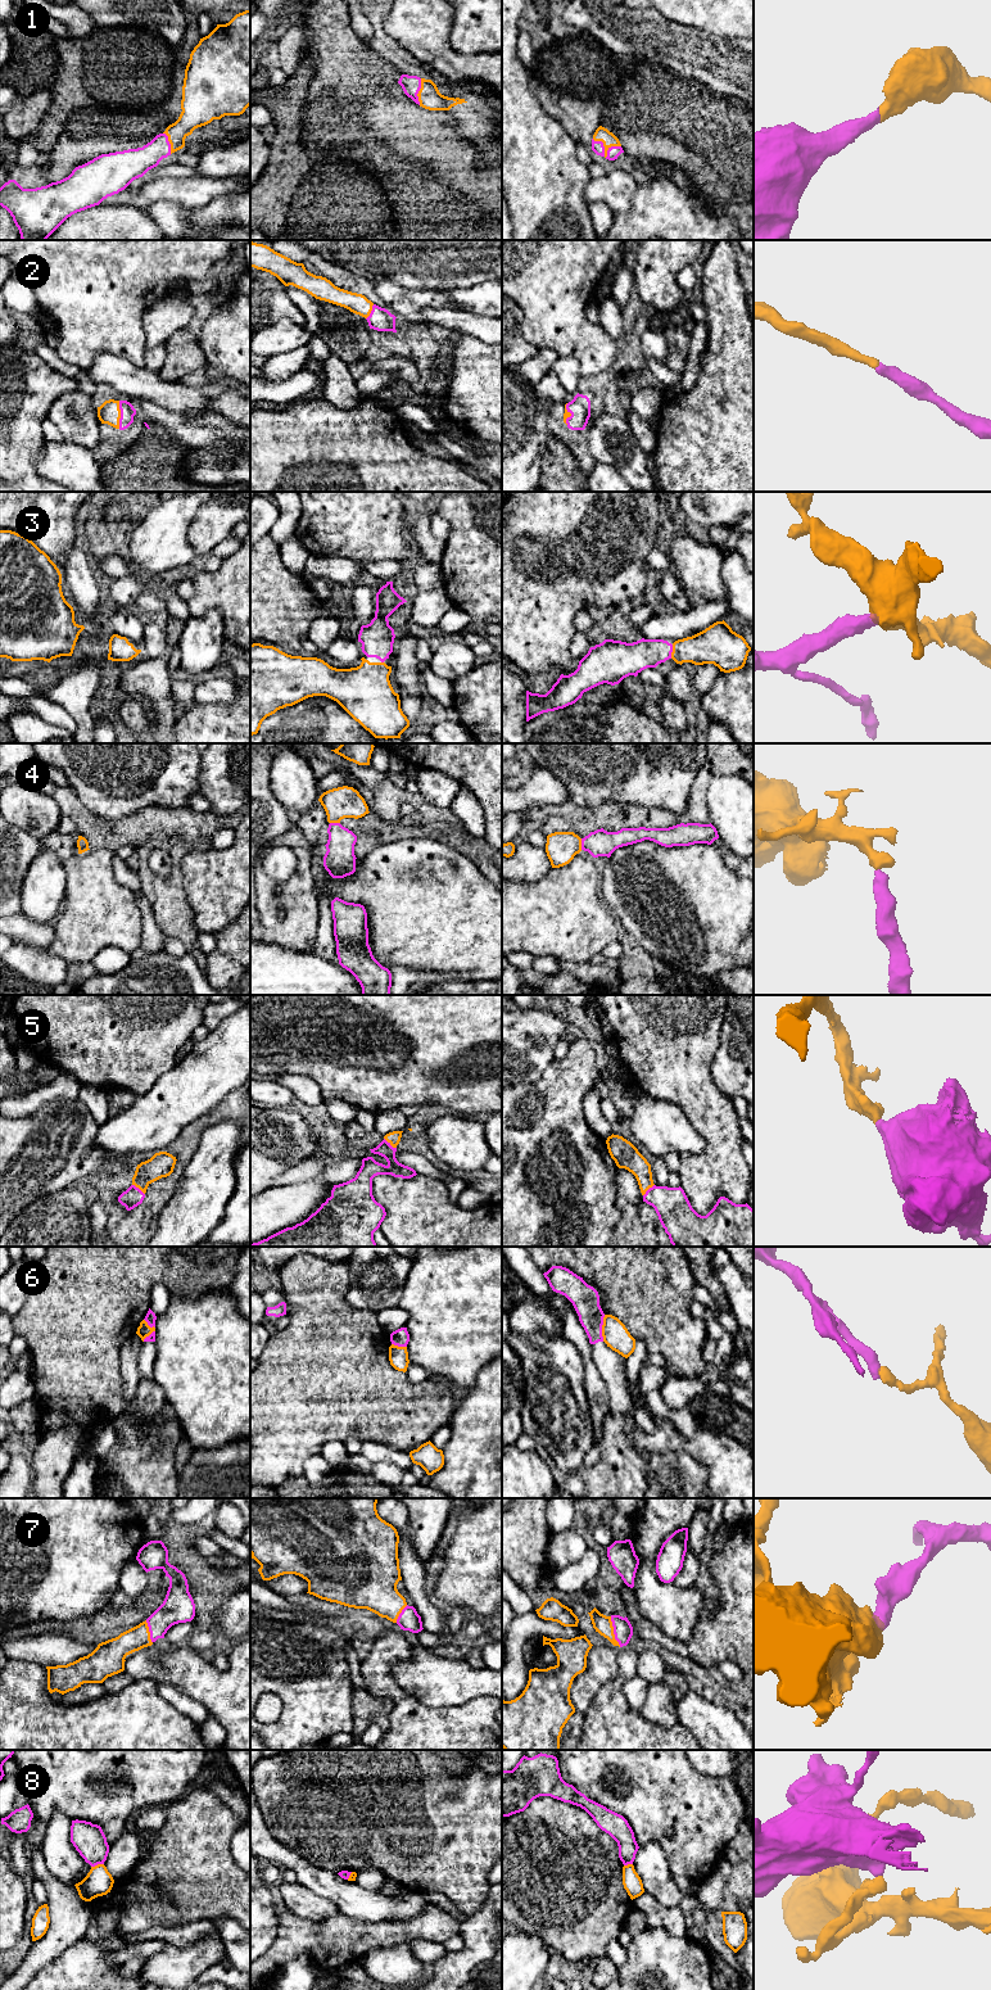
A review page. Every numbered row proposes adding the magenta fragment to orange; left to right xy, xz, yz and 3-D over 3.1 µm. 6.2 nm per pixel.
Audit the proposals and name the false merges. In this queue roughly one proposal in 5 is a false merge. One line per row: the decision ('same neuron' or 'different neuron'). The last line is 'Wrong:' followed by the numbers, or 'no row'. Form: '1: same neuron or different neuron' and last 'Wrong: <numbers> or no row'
1: same neuron
2: same neuron
3: same neuron
4: same neuron
5: same neuron
6: different neuron
7: same neuron
8: different neuron
Wrong: 6, 8

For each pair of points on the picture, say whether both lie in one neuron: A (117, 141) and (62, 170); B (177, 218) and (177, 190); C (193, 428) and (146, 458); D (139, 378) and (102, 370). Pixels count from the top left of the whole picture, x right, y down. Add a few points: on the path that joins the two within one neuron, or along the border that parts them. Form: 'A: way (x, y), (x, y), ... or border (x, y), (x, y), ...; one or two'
A: border (68, 135), (75, 136), (90, 152), (93, 158); two
B: border (146, 204), (171, 200), (188, 209), (208, 204); two
C: border (150, 428), (167, 432), (181, 444), (190, 448); two
D: way (130, 378), (123, 378), (111, 371); one

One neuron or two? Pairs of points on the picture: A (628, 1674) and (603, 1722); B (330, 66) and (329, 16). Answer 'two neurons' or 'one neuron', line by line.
A: one neuron
B: one neuron

